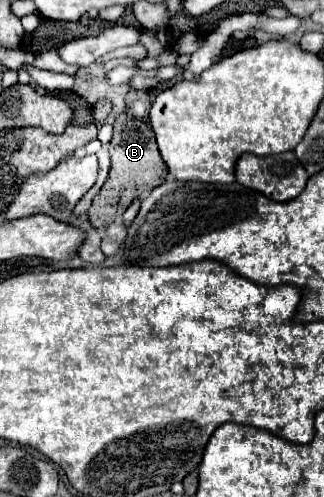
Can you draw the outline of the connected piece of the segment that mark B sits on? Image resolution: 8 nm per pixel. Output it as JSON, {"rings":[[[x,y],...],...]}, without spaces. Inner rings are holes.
{"rings":[[[129,90],[127,92],[127,110],[123,114],[119,114],[115,118],[115,130],[113,130],[113,138],[111,138],[111,170],[109,170],[109,178],[103,184],[103,188],[99,190],[99,194],[95,196],[87,216],[93,228],[107,228],[109,224],[113,224],[115,220],[119,220],[123,216],[123,212],[127,210],[127,206],[135,200],[135,198],[143,198],[147,196],[149,190],[153,190],[155,186],[163,184],[167,180],[167,166],[163,166],[161,158],[159,158],[159,150],[155,146],[155,138],[151,132],[151,124],[149,124],[149,106],[151,106],[151,98],[147,90]]]}

